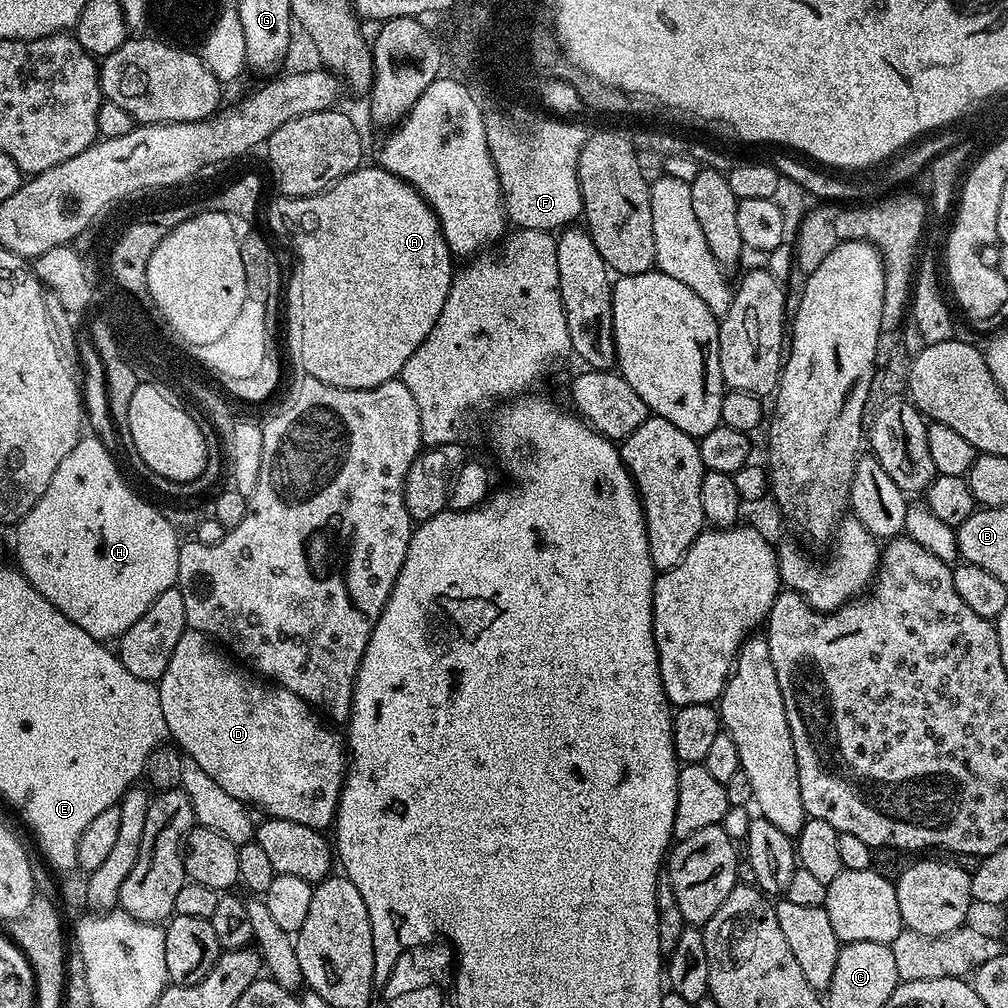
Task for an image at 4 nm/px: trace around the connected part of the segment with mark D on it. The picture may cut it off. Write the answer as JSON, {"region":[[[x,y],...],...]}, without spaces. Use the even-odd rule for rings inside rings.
{"region":[[[188,628],[182,634],[182,638],[178,638],[178,646],[174,646],[174,654],[170,654],[170,662],[166,666],[166,674],[162,674],[162,678],[158,682],[160,697],[162,698],[162,714],[166,718],[169,737],[175,741],[181,753],[187,759],[198,762],[198,766],[202,766],[202,770],[206,770],[206,774],[210,774],[210,778],[214,778],[214,782],[218,782],[218,786],[222,786],[222,790],[226,790],[226,794],[230,794],[230,798],[238,798],[245,806],[257,804],[264,811],[264,814],[278,820],[302,822],[302,826],[310,826],[321,830],[331,829],[336,819],[336,807],[340,801],[340,791],[344,785],[344,774],[346,771],[345,741],[341,737],[339,740],[319,720],[321,717],[302,698],[298,698],[290,690],[281,688],[279,684],[265,682],[263,679],[257,678],[251,671],[233,663],[227,655],[224,655],[225,657],[219,656],[212,647],[214,647],[214,644],[209,637],[202,635],[198,630]]]}

